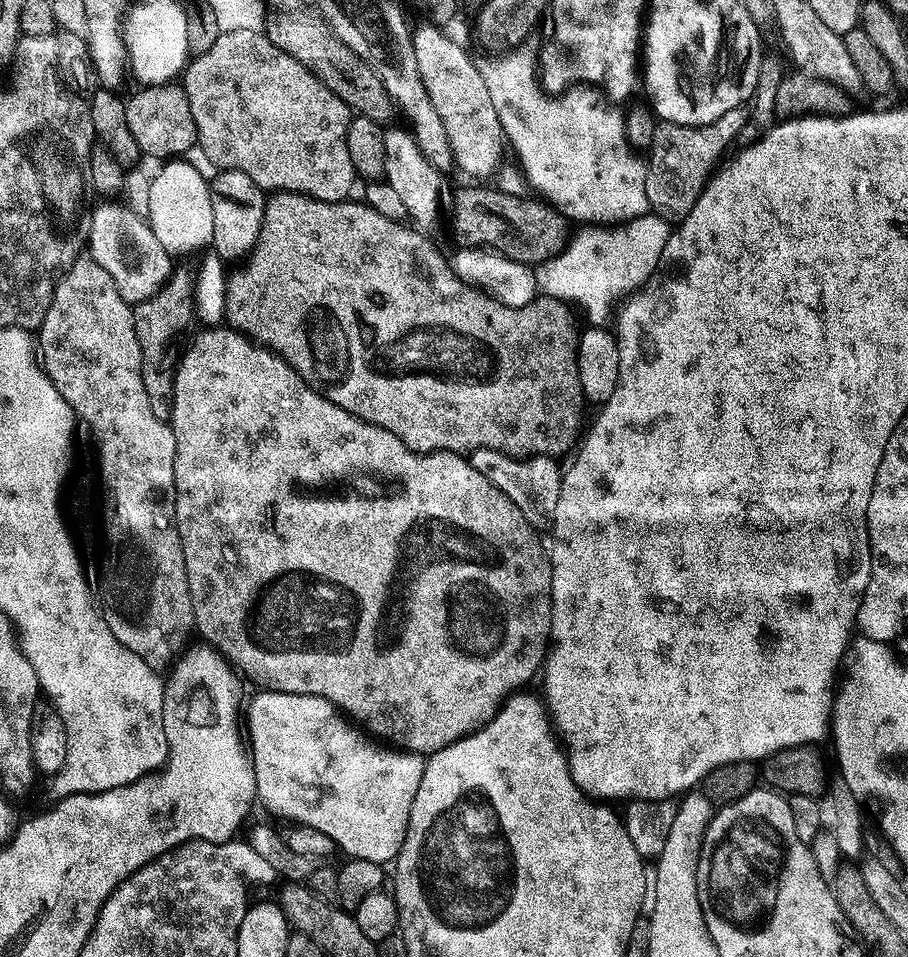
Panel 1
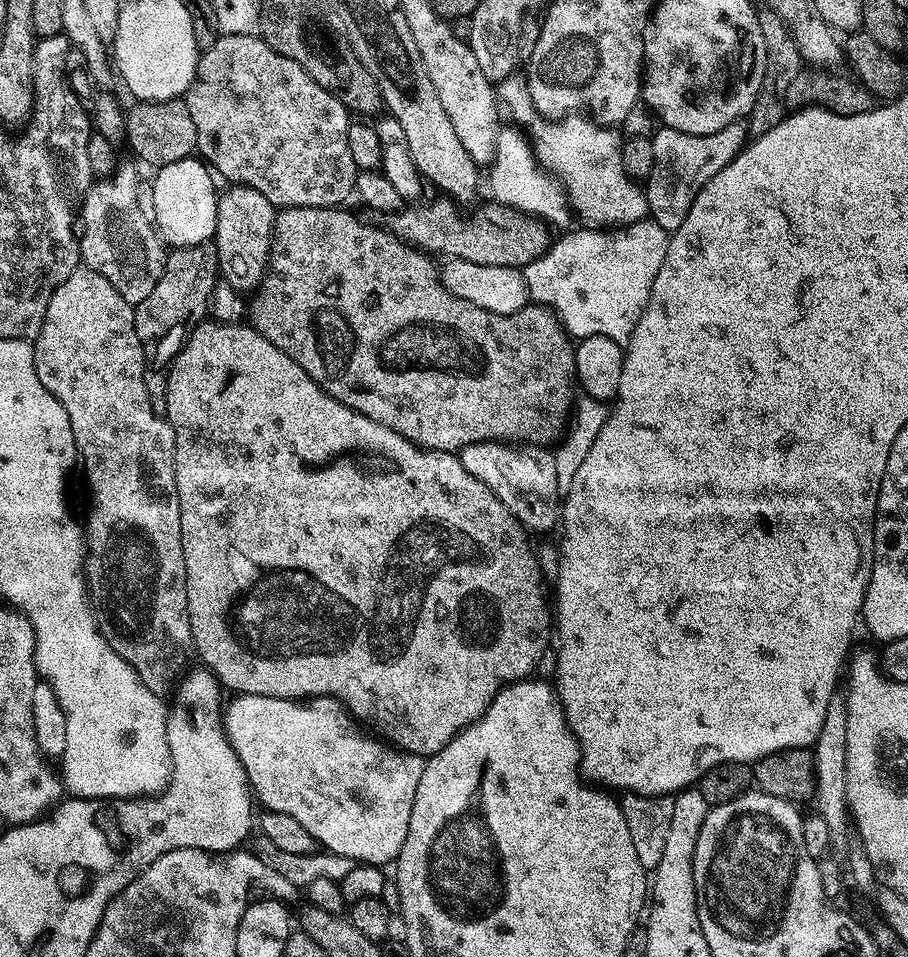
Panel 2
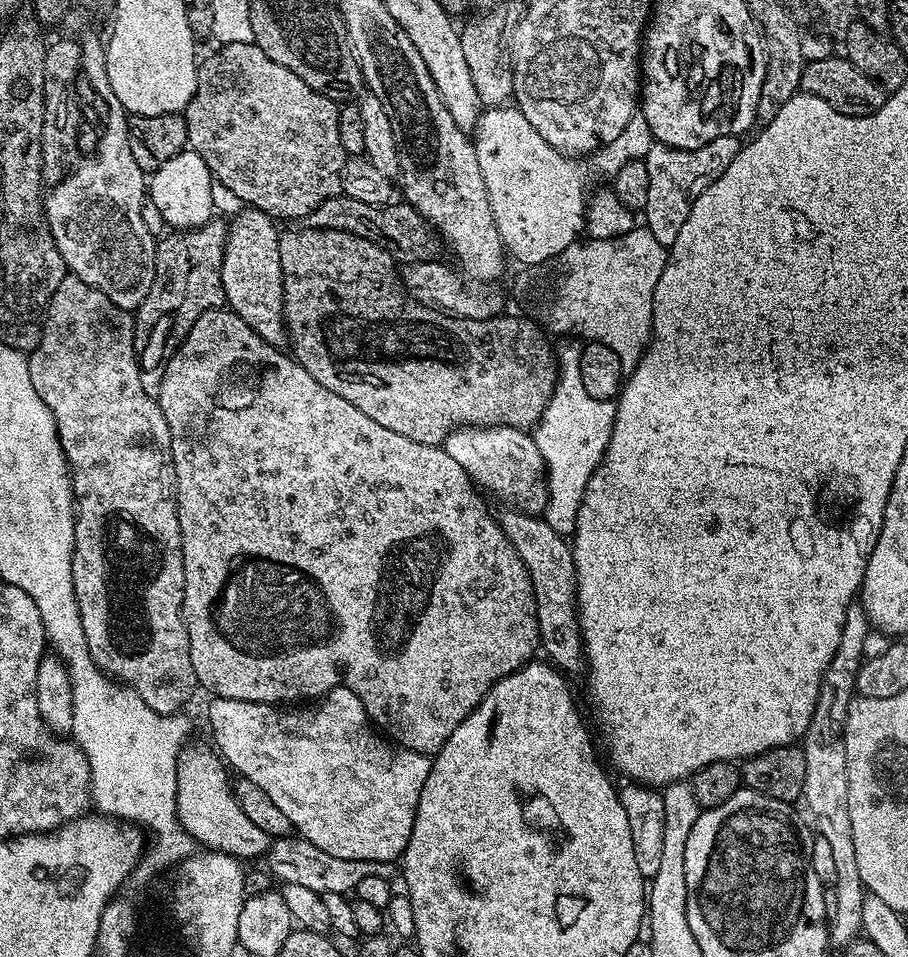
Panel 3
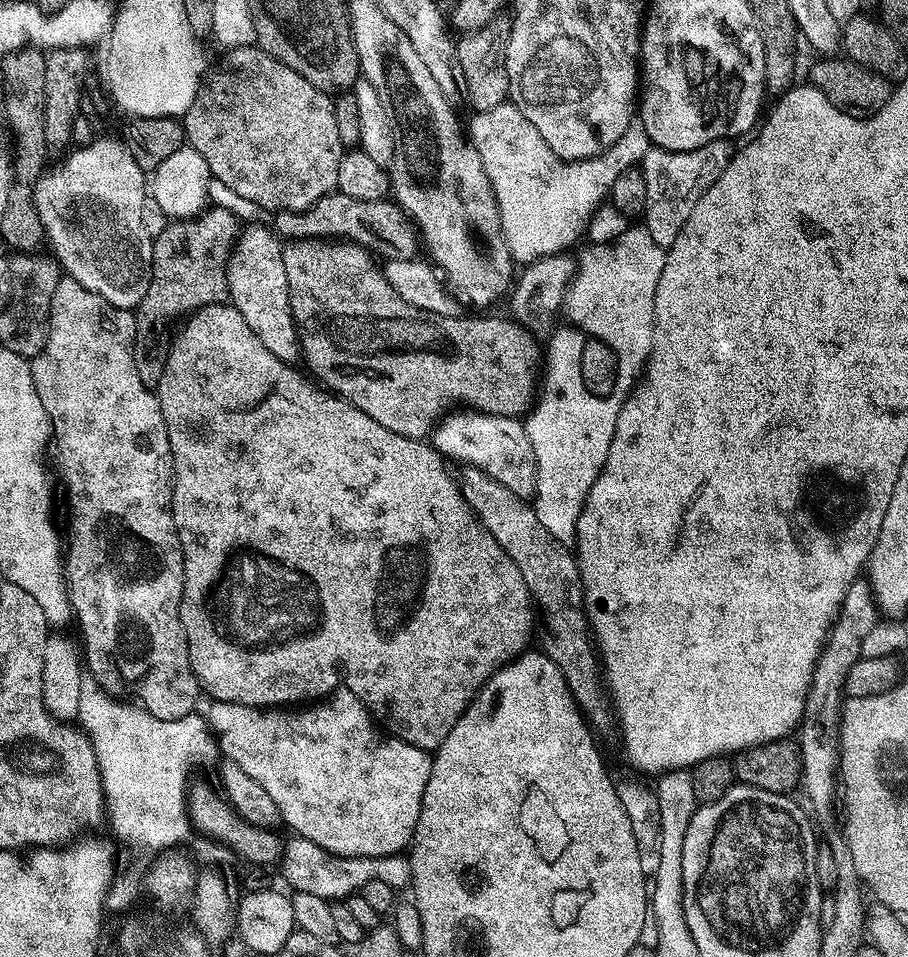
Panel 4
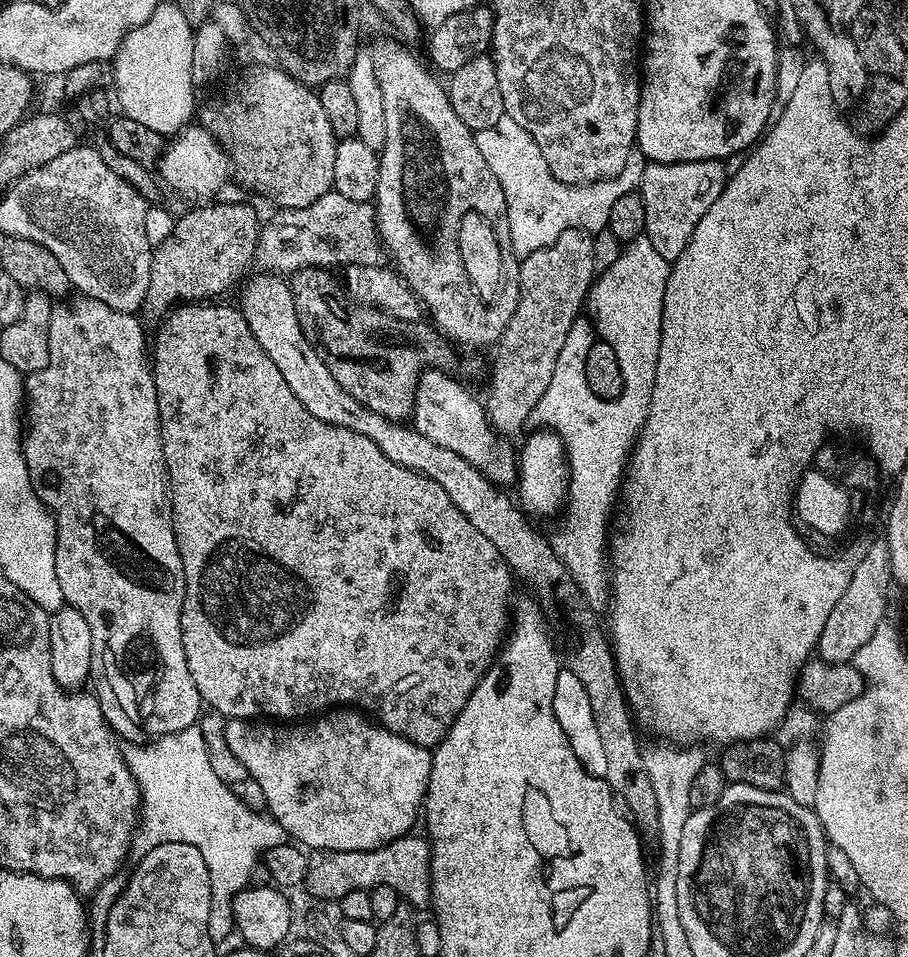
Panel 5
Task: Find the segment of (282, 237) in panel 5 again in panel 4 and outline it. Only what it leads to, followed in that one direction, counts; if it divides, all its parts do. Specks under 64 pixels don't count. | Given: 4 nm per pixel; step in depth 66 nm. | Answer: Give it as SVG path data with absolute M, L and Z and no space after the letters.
M335 191L300 212L276 212L274 218L276 236L288 242L347 242L367 248L377 257L384 256L385 261L413 259L418 252L417 233L400 205L388 198L362 201Z

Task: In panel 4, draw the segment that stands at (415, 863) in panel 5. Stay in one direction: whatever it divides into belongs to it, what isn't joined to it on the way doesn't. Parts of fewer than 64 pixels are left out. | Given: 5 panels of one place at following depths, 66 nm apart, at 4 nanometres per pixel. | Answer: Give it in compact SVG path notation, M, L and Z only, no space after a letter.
M301 836L285 843L283 861L286 866L284 876L292 890L318 895L329 902L340 902L357 895L366 886L366 882L386 882L386 886L397 890L407 889L412 882L412 866L403 855L339 856L330 854L322 846Z

